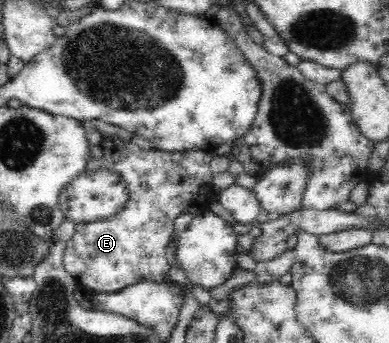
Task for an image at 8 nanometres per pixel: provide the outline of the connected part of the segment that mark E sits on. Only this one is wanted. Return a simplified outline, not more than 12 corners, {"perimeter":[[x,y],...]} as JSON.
{"perimeter":[[103,134],[86,170],[123,175],[111,222],[63,254],[95,295],[165,284],[174,221],[212,196],[202,150],[146,151]]}

